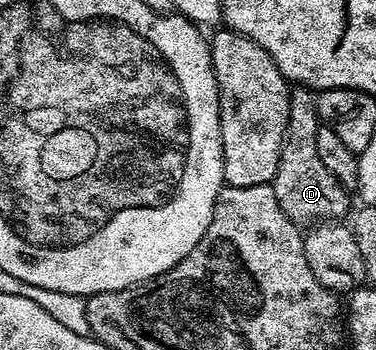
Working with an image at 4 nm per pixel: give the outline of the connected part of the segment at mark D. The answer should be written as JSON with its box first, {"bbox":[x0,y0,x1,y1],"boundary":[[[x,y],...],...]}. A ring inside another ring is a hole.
{"bbox":[271,87,349,223],"boundary":[[[297,87],[289,94],[289,118],[287,119],[287,131],[285,132],[285,142],[281,148],[281,158],[277,174],[274,175],[271,182],[275,191],[275,199],[279,199],[279,207],[291,218],[298,223],[329,223],[334,219],[341,219],[345,212],[348,214],[349,197],[347,190],[338,183],[335,175],[323,167],[323,159],[319,159],[319,150],[315,148],[315,135],[319,118],[317,116],[317,98],[314,90],[308,87]]]}

